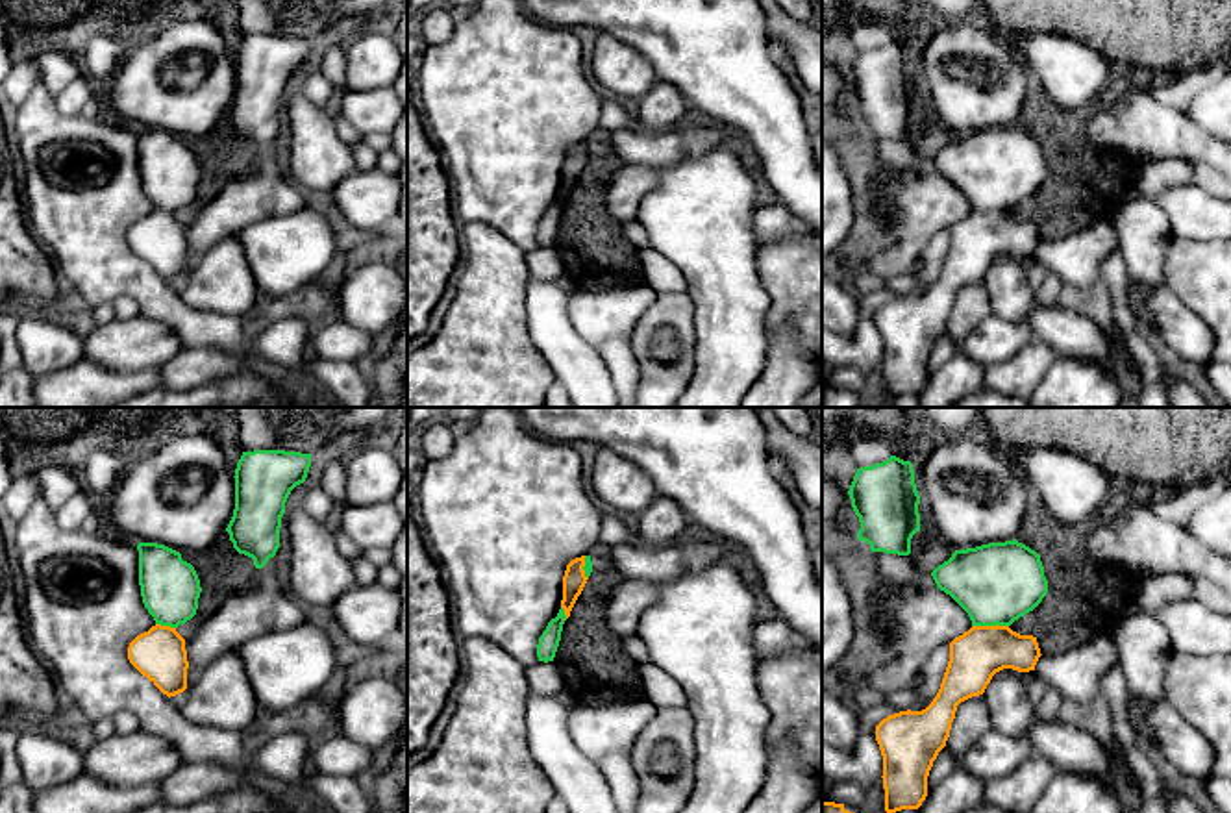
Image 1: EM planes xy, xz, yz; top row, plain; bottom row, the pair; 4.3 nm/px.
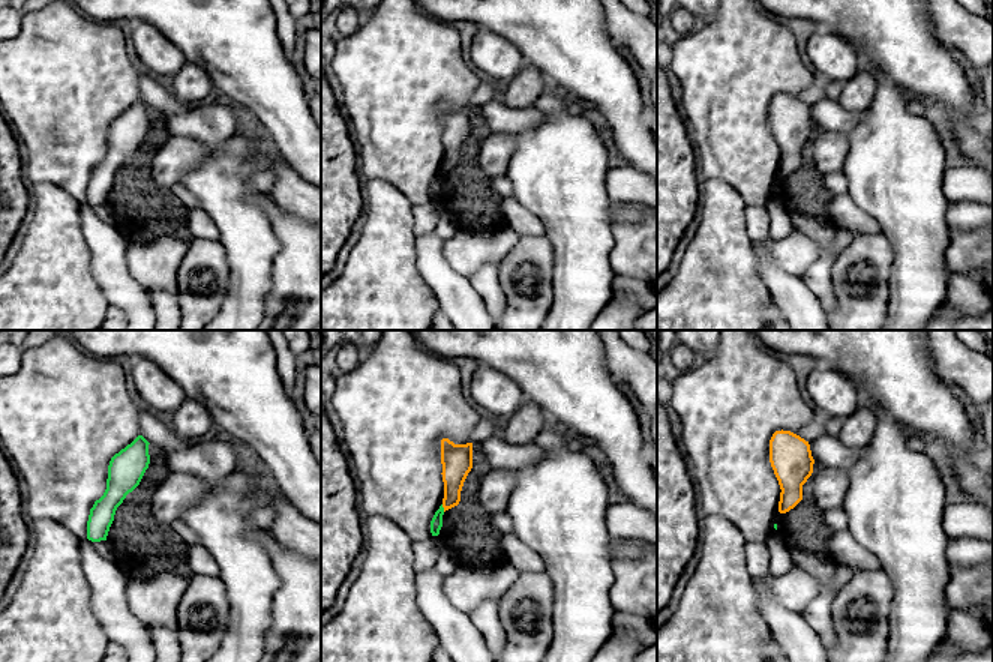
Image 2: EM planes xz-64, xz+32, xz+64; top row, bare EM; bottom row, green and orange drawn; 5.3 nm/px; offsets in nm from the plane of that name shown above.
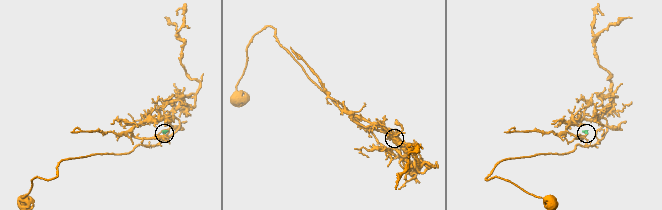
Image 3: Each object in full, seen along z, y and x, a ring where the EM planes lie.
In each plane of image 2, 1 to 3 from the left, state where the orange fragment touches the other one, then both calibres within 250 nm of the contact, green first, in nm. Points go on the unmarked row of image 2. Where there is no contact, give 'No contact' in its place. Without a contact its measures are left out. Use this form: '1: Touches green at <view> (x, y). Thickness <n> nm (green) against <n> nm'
1: No contact
2: Touches green at xz+32 (443, 171). Thickness 60 nm (green) against 160 nm
3: No contact

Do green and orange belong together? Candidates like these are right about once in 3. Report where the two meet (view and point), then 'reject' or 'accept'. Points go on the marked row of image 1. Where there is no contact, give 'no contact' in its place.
yz (989, 625) | reject

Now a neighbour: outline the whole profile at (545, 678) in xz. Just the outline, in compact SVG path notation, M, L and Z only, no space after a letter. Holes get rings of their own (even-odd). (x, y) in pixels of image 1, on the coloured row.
M539 661L533 667L524 669L529 694L553 694L561 685L565 685L563 674L553 661Z

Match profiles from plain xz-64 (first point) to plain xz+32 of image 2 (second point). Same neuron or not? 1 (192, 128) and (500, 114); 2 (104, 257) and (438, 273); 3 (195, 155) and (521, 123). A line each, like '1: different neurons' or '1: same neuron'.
1: same neuron
2: same neuron
3: different neurons

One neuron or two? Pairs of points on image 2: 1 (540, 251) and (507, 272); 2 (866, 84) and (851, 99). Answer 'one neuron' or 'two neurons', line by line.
1: one neuron
2: one neuron

